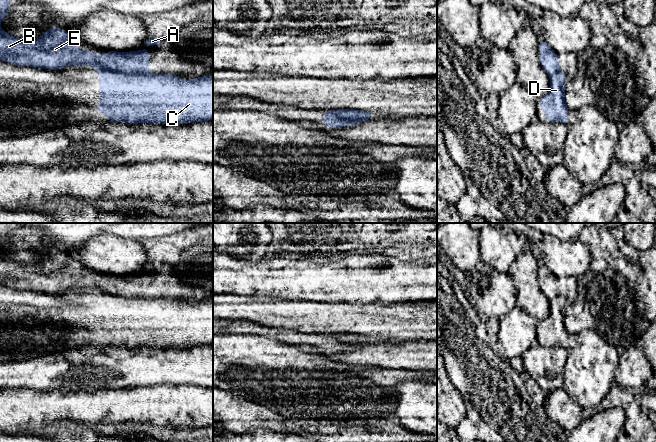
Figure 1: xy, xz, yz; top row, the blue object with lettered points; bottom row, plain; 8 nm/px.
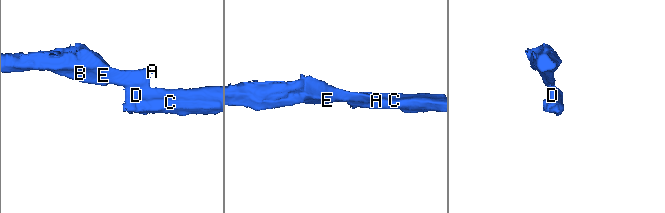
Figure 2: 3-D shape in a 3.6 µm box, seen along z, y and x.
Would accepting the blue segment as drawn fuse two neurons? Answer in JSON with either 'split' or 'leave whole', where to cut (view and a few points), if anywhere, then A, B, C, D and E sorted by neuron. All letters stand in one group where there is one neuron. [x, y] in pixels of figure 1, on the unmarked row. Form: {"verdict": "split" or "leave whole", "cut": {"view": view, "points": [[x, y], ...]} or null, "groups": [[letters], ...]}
{"verdict": "split", "cut": {"view": "xy", "points": [[90, 288], [96, 288], [109, 294], [126, 298], [147, 298]]}, "groups": [["A", "B", "E"], ["C", "D"]]}

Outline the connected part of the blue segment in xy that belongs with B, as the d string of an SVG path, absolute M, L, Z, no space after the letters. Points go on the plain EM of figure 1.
M0 250L0 285L5 285L19 290L31 290L44 292L47 294L56 295L64 292L67 289L84 290L84 289L98 289L109 295L122 297L126 299L131 298L148 298L149 294L149 273L142 273L140 275L130 276L117 276L117 275L106 275L103 280L99 280L93 275L87 275L84 273L78 273L70 267L71 258L62 252L52 253L51 251L46 252L44 258L37 263L22 264L17 260L6 259L4 254Z

